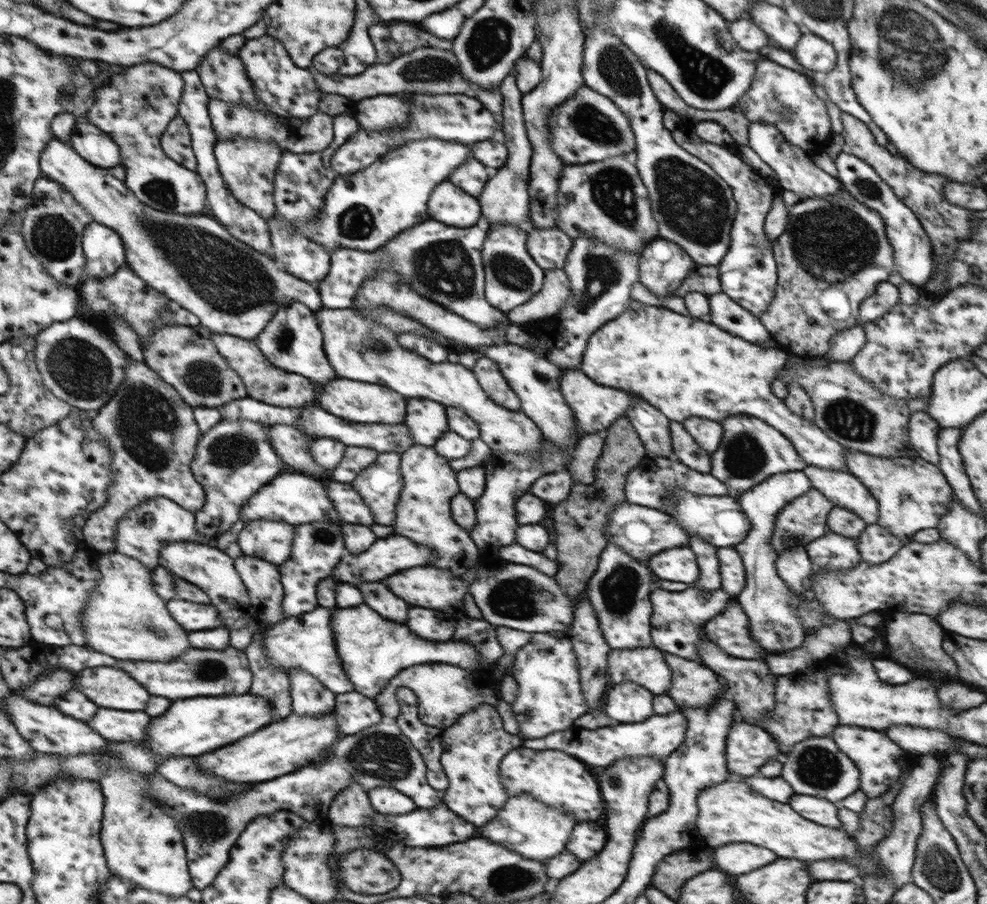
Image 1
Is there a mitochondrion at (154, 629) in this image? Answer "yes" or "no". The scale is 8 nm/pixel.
yes

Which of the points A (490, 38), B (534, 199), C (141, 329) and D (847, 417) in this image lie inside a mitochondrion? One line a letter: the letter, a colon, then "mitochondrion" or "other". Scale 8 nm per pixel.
A: mitochondrion
B: other
C: other
D: mitochondrion

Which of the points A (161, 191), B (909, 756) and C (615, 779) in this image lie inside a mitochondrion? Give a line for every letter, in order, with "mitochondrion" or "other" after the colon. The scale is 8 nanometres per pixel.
A: mitochondrion
B: other
C: mitochondrion

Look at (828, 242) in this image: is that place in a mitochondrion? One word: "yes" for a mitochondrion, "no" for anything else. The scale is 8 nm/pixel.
yes

